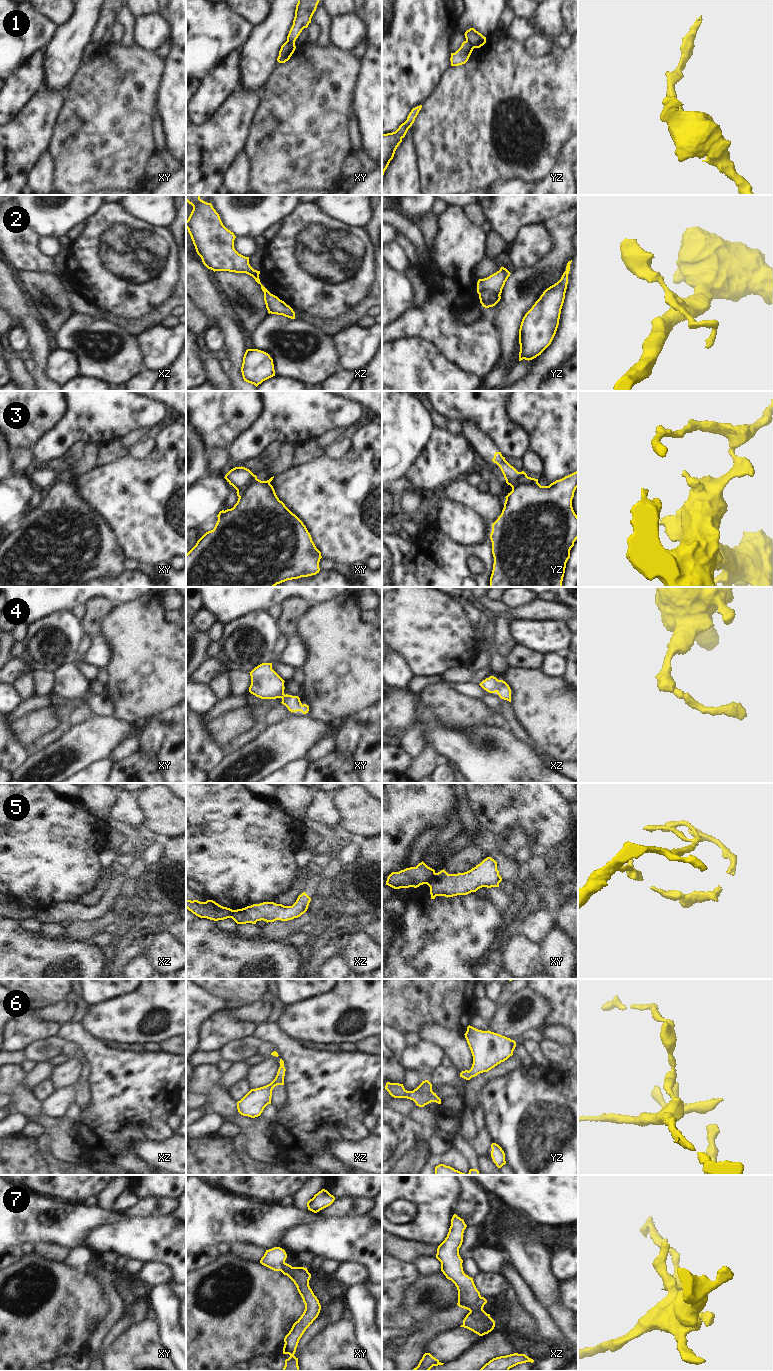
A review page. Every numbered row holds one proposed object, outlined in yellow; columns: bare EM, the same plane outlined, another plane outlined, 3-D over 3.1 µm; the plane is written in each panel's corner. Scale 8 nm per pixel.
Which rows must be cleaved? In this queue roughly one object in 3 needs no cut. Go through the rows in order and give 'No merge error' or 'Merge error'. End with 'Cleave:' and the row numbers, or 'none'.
1: Merge error
2: Merge error
3: Merge error
4: No merge error
5: Merge error
6: No merge error
7: Merge error
Cleave: 1, 2, 3, 5, 7.

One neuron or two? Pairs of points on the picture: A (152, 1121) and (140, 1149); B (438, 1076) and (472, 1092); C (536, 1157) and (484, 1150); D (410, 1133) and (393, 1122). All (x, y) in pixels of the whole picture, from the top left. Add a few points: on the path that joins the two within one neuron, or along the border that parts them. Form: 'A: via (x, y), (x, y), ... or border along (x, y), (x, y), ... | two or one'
A: border along (167, 1138), (130, 1140), (126, 1148) | two
B: border along (469, 1080), (463, 1097) | two
C: border along (484, 1131), (493, 1142) | two
D: via (406, 1130), (397, 1125) | one

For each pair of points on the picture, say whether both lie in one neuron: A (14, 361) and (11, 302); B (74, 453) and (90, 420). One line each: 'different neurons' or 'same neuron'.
A: different neurons
B: different neurons

